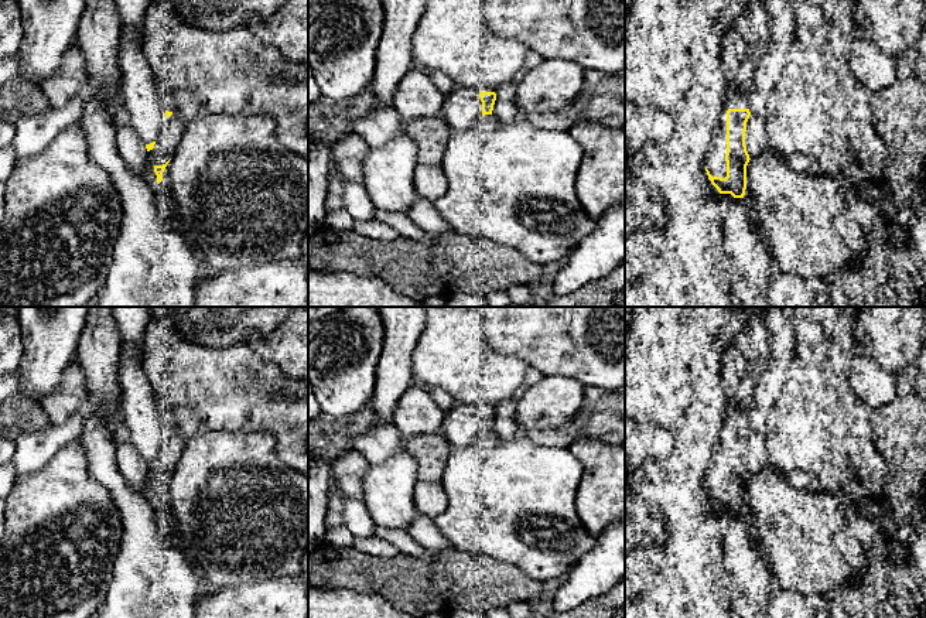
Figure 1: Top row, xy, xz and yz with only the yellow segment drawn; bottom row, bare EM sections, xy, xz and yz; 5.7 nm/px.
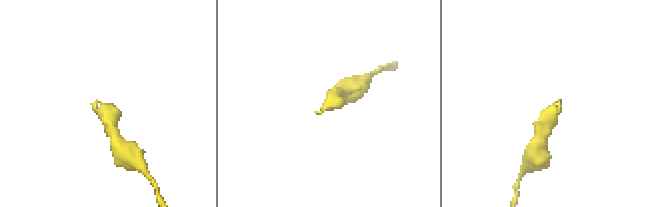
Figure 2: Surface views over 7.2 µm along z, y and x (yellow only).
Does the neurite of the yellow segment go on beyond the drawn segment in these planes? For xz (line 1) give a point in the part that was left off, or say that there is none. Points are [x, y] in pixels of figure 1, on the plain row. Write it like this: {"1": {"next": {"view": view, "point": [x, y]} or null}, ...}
{"1": {"next": {"view": "xz", "point": [462, 424]}}}

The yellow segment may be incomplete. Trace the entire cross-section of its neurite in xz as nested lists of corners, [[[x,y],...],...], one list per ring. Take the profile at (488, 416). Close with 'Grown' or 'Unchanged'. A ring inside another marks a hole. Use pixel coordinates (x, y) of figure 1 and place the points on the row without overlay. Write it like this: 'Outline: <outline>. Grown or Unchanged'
Outline: [[[454,403],[452,407],[444,413],[440,433],[452,450],[468,448],[475,444],[482,433],[492,431],[495,417],[495,404]]]. Grown

